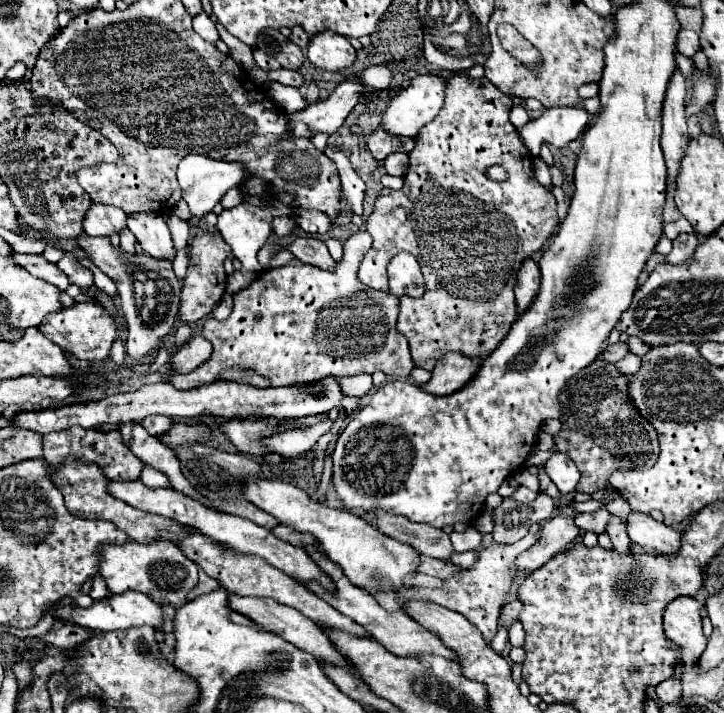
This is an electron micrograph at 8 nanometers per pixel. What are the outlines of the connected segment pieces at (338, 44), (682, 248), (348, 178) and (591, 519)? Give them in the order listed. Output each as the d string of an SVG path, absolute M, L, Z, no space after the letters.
M332 30L320 32L310 38L306 56L316 68L330 72L340 72L356 62L356 50L348 42L348 38Z
M678 234L678 238L672 242L672 252L666 256L670 264L682 264L686 262L698 246L696 234Z
M332 148L324 150L336 164L340 180L342 180L342 204L348 204L348 208L359 216L363 215L363 202L366 196L366 186L362 182L362 178L354 172L354 168L350 166L350 160Z
M602 508L602 510L592 512L592 514L578 514L576 526L582 530L590 530L594 534L602 534L602 532L606 532L608 520L610 520L610 512L606 508Z

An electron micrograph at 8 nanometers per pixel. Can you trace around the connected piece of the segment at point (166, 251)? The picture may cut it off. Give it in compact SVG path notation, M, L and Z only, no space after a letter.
M142 212L128 216L128 228L136 236L142 250L154 258L174 258L172 236L162 214Z

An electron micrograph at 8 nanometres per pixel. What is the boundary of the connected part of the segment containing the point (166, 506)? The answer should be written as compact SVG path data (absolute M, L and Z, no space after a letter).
M112 480L110 486L108 486L108 492L114 498L118 498L118 500L122 500L122 502L138 508L138 510L160 514L160 516L172 518L172 520L176 520L176 522L180 522L184 526L192 526L192 528L200 530L202 534L206 534L208 538L212 538L216 542L222 542L222 544L234 548L240 554L258 556L258 558L270 562L270 566L282 570L284 574L288 574L290 578L294 578L298 582L318 582L328 594L334 594L332 578L316 566L316 562L306 554L304 548L292 546L292 544L280 540L280 538L272 536L272 532L268 532L266 528L262 528L262 526L258 526L258 524L254 524L250 520L244 520L240 516L208 508L202 502L198 502L198 500L194 500L194 498L174 490L174 488L150 488L150 486L142 484L140 480L132 480L132 482L114 482Z

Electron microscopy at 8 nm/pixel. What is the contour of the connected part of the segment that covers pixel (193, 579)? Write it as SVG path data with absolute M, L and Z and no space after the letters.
M126 542L122 546L106 546L102 550L100 576L106 580L108 590L114 594L122 594L126 590L138 590L148 594L154 602L166 606L180 608L186 604L188 592L198 582L198 566L184 556L184 552L172 542L154 542L154 544L138 544Z

